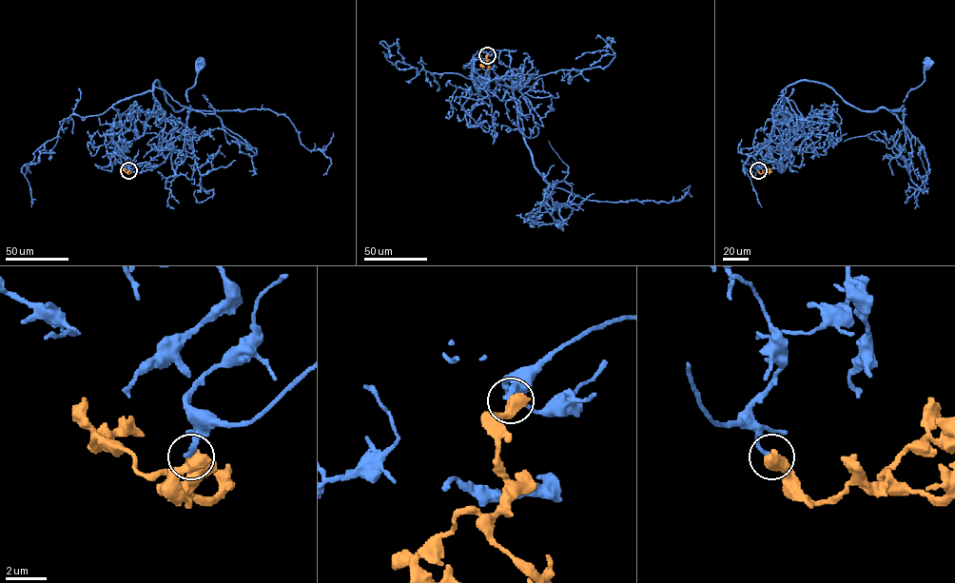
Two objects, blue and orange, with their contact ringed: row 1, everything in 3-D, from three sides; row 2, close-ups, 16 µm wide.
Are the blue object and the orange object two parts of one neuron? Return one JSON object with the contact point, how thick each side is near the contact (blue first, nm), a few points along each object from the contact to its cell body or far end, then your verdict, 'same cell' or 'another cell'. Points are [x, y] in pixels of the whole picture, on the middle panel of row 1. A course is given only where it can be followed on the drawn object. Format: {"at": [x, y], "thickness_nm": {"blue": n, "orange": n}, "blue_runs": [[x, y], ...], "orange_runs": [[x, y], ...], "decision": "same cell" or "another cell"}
{"at": [487, 55], "thickness_nm": {"blue": 240, "orange": 700}, "blue_runs": [[487, 55], [508, 50], [513, 74], [477, 87], [480, 95], [471, 79], [511, 81], [518, 128], [557, 224]], "orange_runs": [[487, 55], [486, 61], [482, 66], [484, 67]], "decision": "another cell"}

